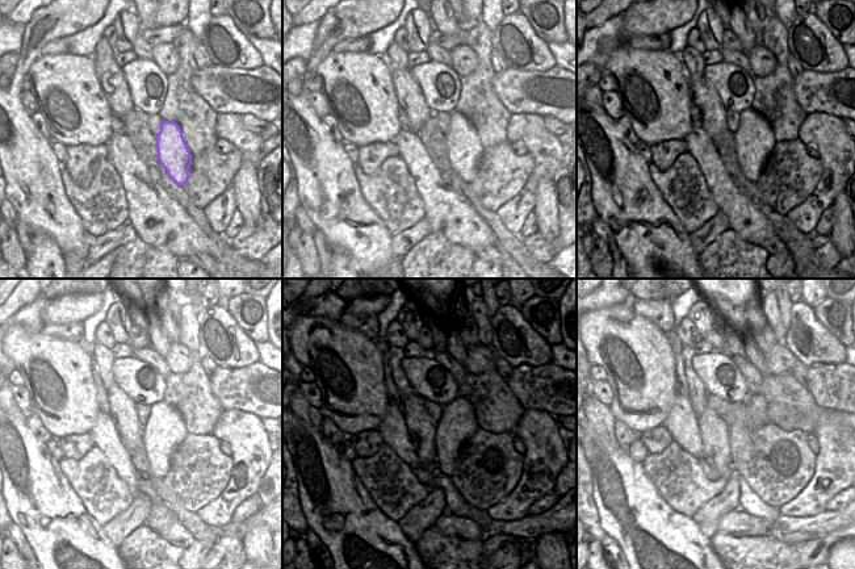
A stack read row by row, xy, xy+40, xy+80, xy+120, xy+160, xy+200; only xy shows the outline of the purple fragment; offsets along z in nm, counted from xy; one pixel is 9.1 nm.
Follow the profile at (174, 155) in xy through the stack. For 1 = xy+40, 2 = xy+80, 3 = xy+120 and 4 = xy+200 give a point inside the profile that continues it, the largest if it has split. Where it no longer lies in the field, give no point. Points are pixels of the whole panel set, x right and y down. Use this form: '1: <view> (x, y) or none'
1: xy+40 (464, 146)
2: xy+80 (754, 138)
3: xy+120 (164, 430)
4: xy+200 (754, 414)

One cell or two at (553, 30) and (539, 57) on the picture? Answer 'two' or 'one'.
two

